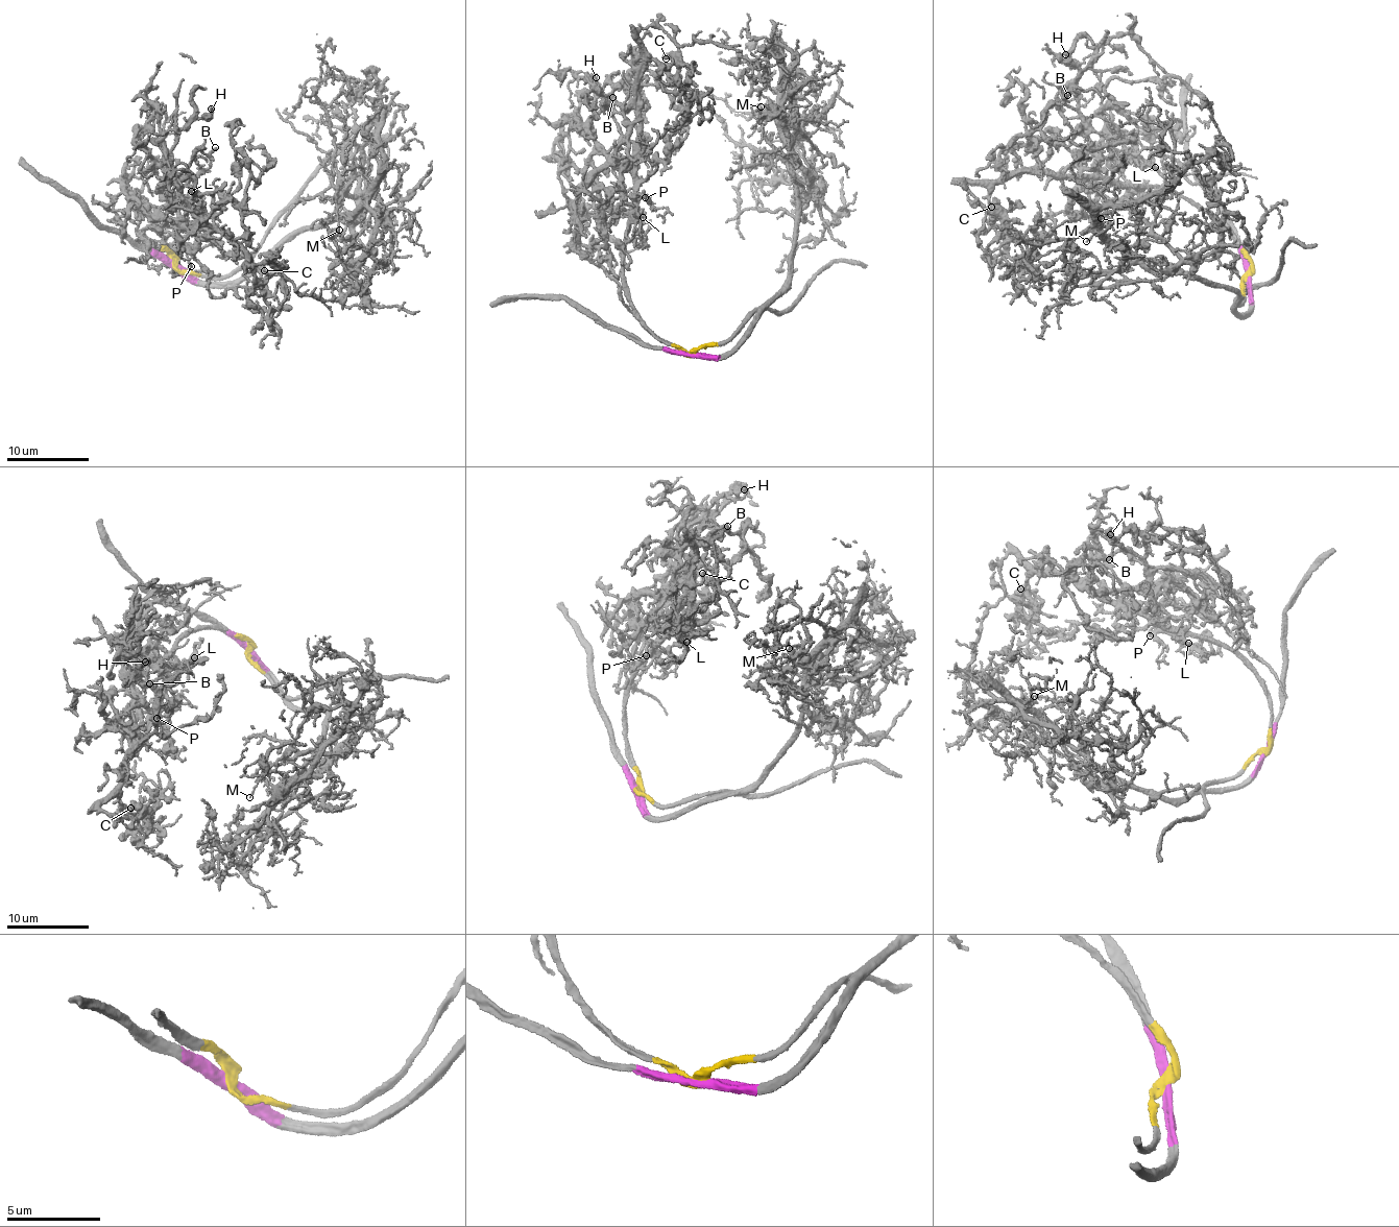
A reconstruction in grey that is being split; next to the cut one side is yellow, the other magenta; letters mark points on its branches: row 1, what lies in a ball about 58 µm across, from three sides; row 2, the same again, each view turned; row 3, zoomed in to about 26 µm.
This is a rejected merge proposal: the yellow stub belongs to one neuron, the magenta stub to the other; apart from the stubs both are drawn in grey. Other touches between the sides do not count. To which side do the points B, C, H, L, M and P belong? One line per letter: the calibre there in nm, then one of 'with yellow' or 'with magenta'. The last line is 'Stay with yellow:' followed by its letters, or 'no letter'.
B: 190 nm | with yellow
C: 80 nm | with yellow
H: 180 nm | with yellow
L: 200 nm | with yellow
M: 90 nm | with magenta
P: 190 nm | with yellow
Stay with yellow: B, C, H, L, P

